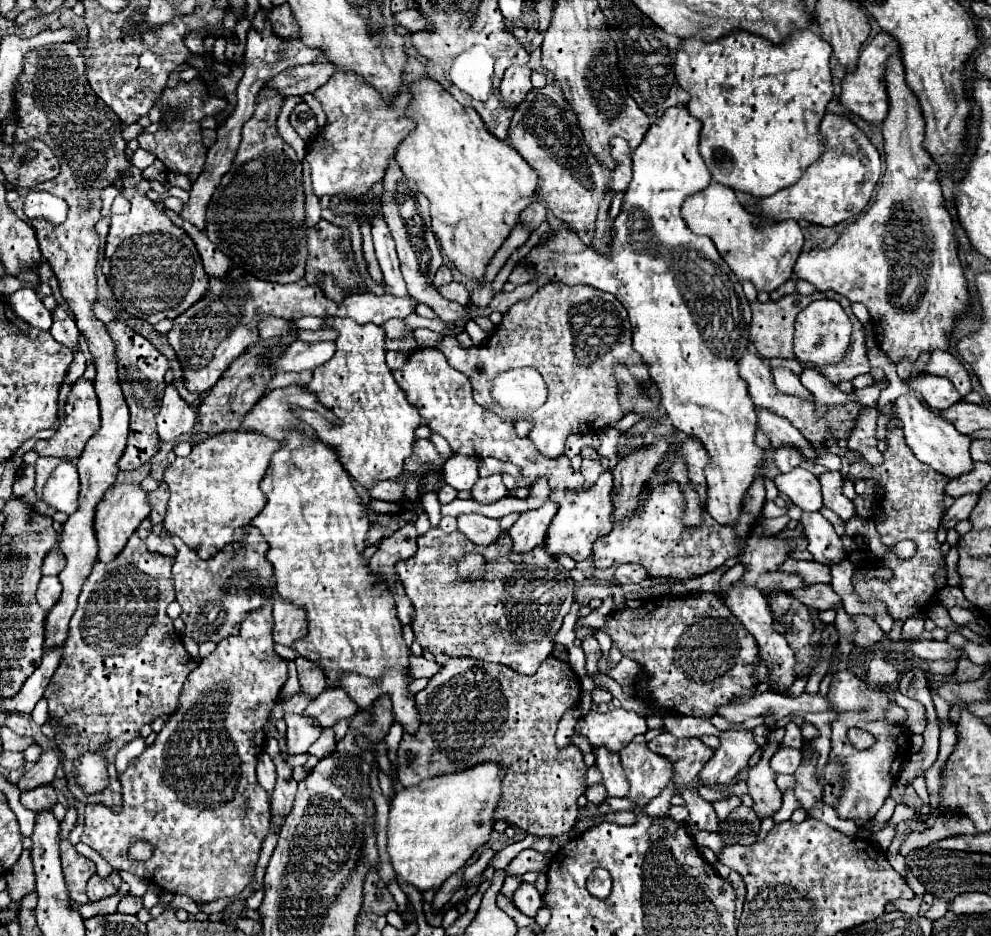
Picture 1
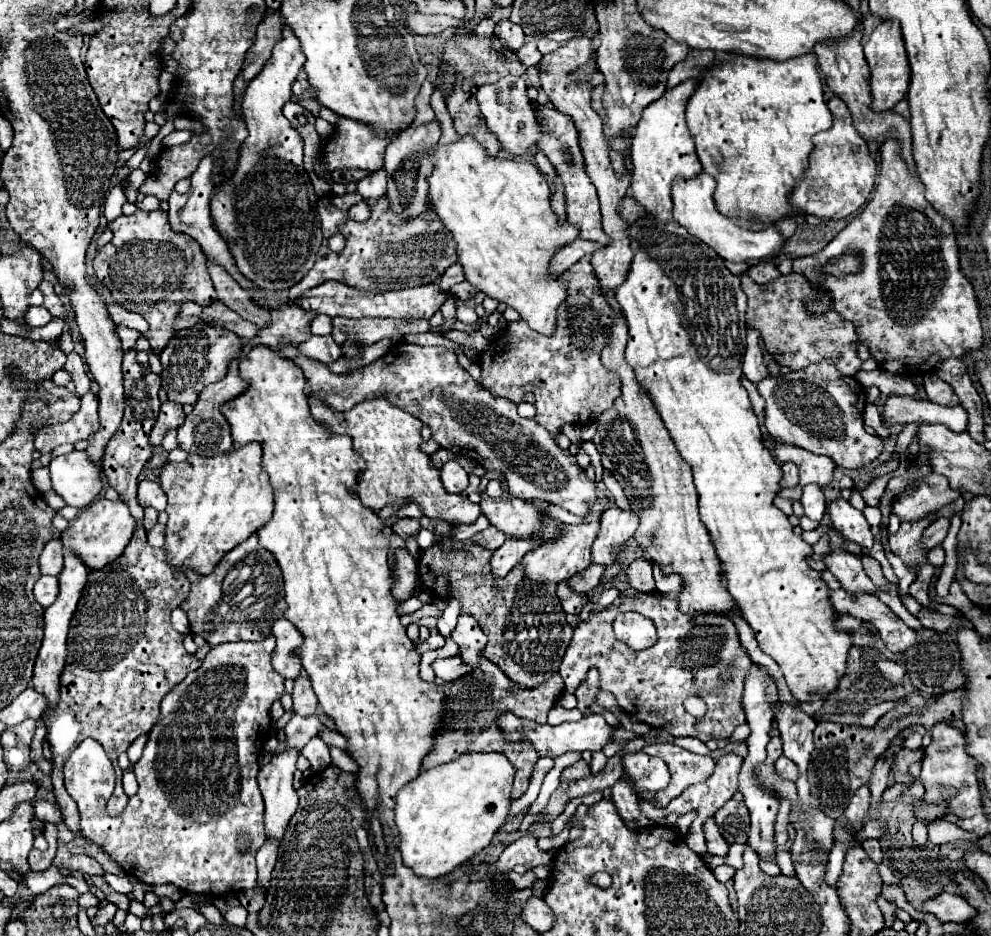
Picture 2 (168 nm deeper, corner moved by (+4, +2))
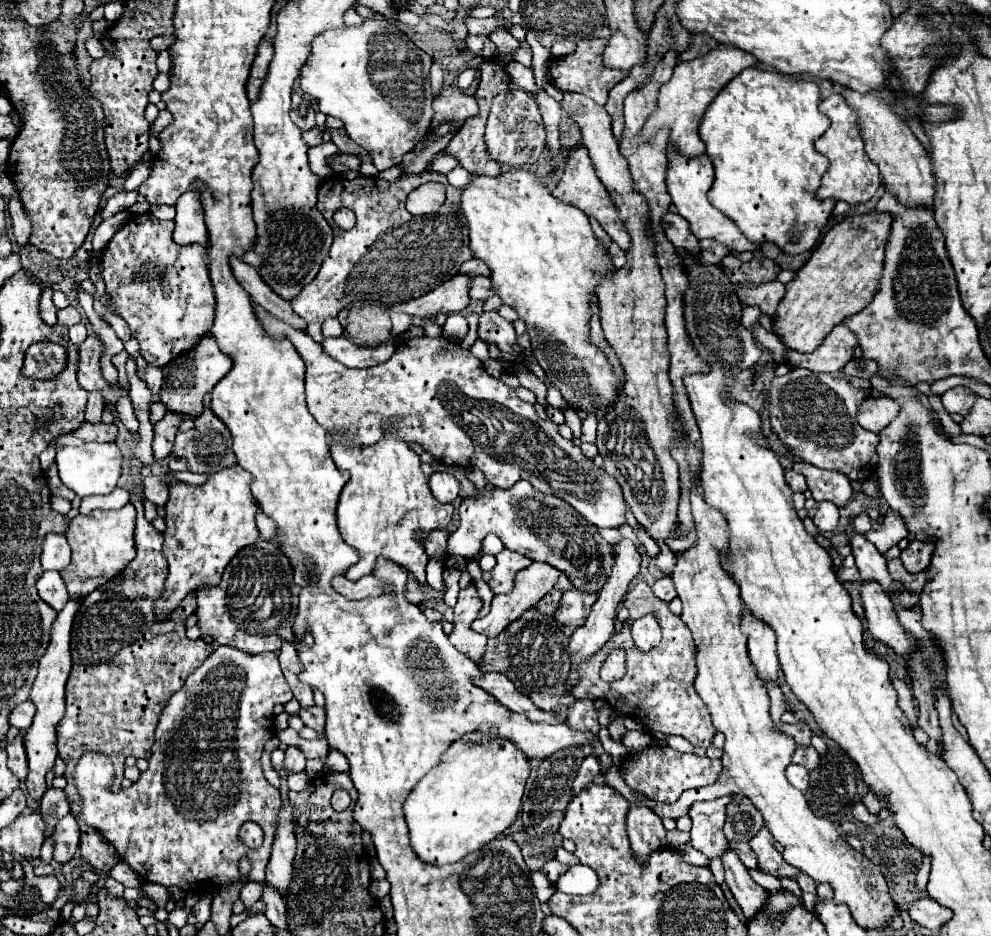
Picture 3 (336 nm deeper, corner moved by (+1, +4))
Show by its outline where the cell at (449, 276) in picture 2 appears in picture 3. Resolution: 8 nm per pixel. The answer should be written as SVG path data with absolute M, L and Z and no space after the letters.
M469 259L469 261L465 261L465 263L461 265L459 273L461 273L461 275L467 275L467 277L475 277L475 275L489 275L489 269L487 269L487 265L485 265L483 261L479 261L479 259Z

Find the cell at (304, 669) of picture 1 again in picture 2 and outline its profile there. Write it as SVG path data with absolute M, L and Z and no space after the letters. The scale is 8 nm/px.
M304 673L300 679L294 681L292 699L294 699L294 713L296 715L302 715L302 717L314 715L314 711L318 707L318 699L316 699L316 695L308 683L308 677Z

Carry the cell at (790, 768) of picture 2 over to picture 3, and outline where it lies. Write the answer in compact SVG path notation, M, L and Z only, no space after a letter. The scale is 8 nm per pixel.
M789 763L787 769L785 769L785 777L789 779L789 783L801 791L807 789L809 785L809 771L803 767L803 765L795 765L795 763Z

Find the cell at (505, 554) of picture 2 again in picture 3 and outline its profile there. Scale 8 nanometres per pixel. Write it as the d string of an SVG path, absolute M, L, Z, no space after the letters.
M503 549L501 553L497 553L495 559L497 559L497 565L491 571L489 585L491 585L495 595L497 593L509 593L513 587L515 573L529 567L531 561L529 561L529 557L523 557L515 551L509 551L509 549Z

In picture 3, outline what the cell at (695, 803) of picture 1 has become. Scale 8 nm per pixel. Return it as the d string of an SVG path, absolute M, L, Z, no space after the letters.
M727 849L723 855L723 867L725 867L725 883L731 889L733 897L737 899L739 907L743 909L745 917L751 919L765 903L767 891L759 887L747 873L747 867L739 861L737 853L733 849Z

